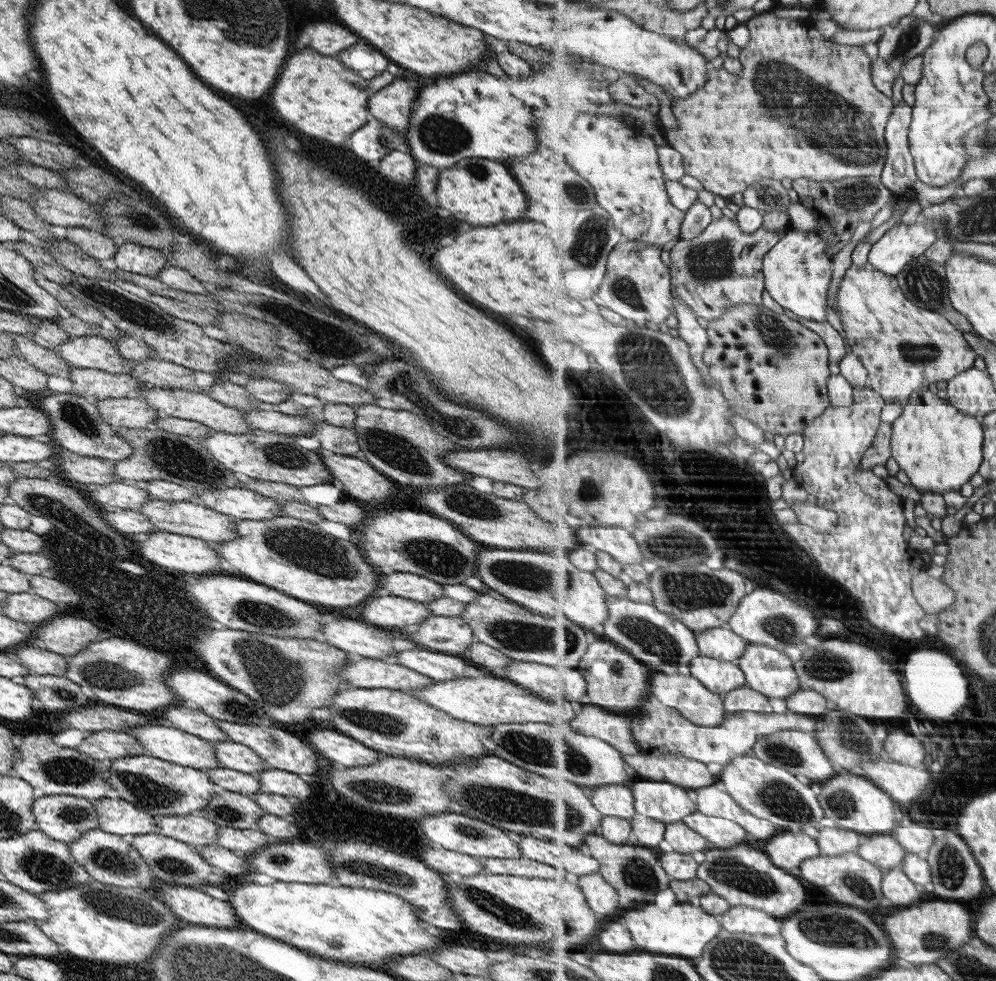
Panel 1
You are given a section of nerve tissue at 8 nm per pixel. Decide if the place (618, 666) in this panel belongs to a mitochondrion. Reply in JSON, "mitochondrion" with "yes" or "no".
{"mitochondrion":"yes"}

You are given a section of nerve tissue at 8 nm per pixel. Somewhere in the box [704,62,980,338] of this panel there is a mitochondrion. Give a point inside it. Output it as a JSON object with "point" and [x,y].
{"point":[924,281]}

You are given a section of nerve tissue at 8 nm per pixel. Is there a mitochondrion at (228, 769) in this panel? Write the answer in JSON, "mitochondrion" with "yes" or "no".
{"mitochondrion":"no"}

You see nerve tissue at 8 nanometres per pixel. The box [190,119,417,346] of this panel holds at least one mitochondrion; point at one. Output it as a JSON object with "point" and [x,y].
{"point":[383,137]}

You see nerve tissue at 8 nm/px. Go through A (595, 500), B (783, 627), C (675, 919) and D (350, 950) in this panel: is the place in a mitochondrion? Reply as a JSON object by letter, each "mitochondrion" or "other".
{"A":"mitochondrion","B":"mitochondrion","C":"other","D":"other"}

